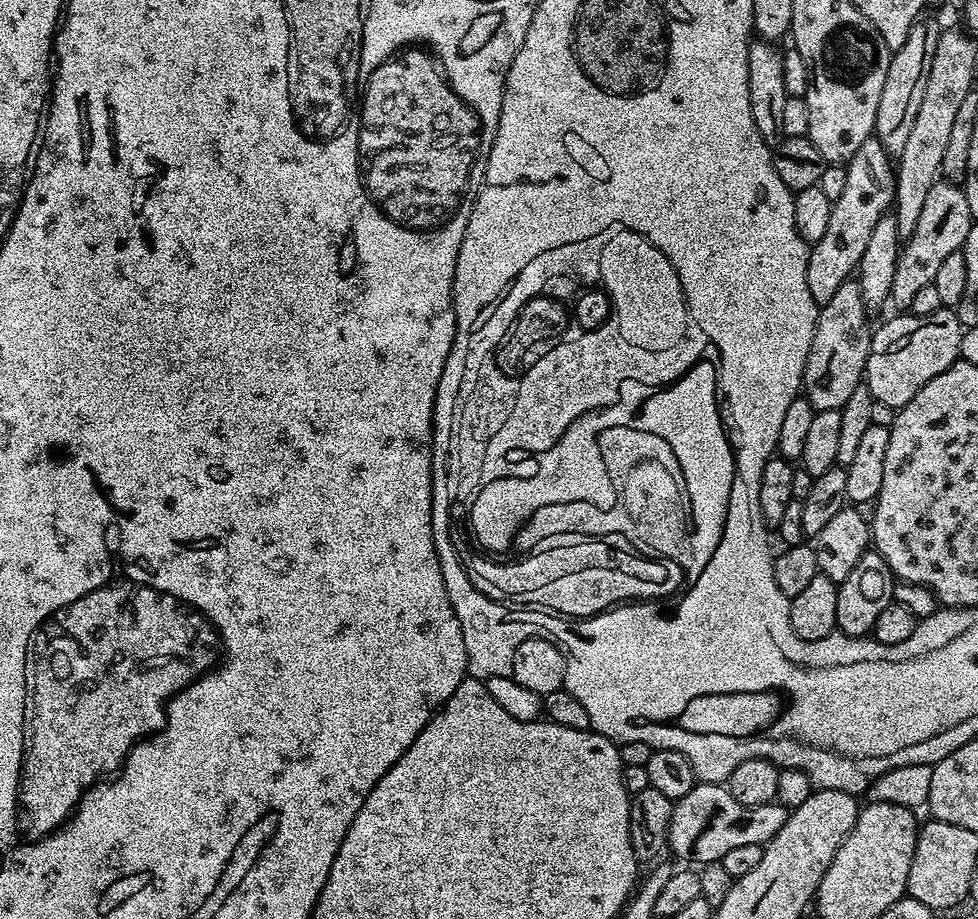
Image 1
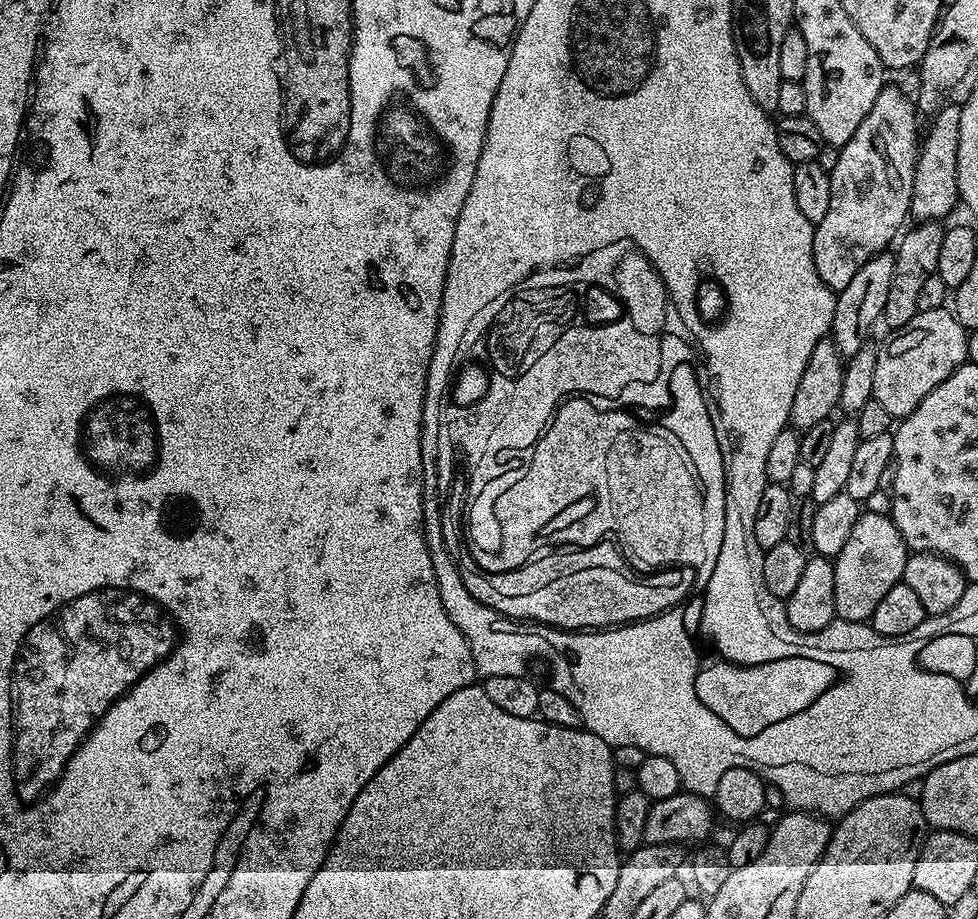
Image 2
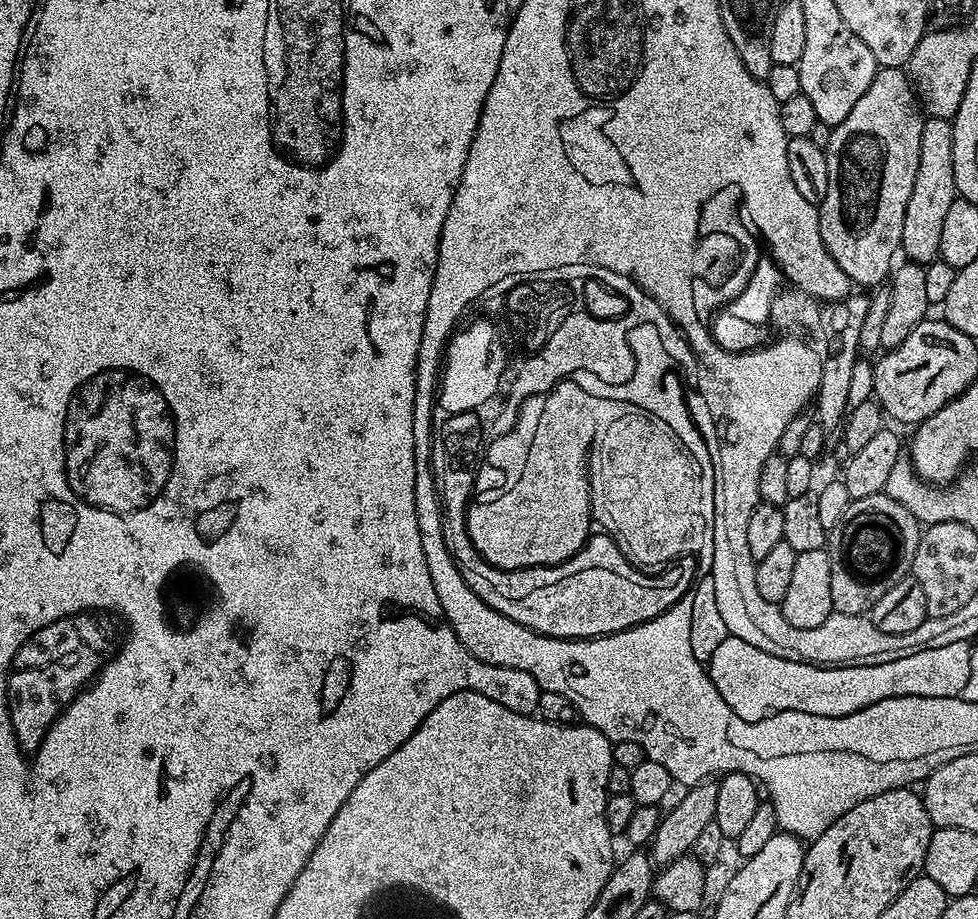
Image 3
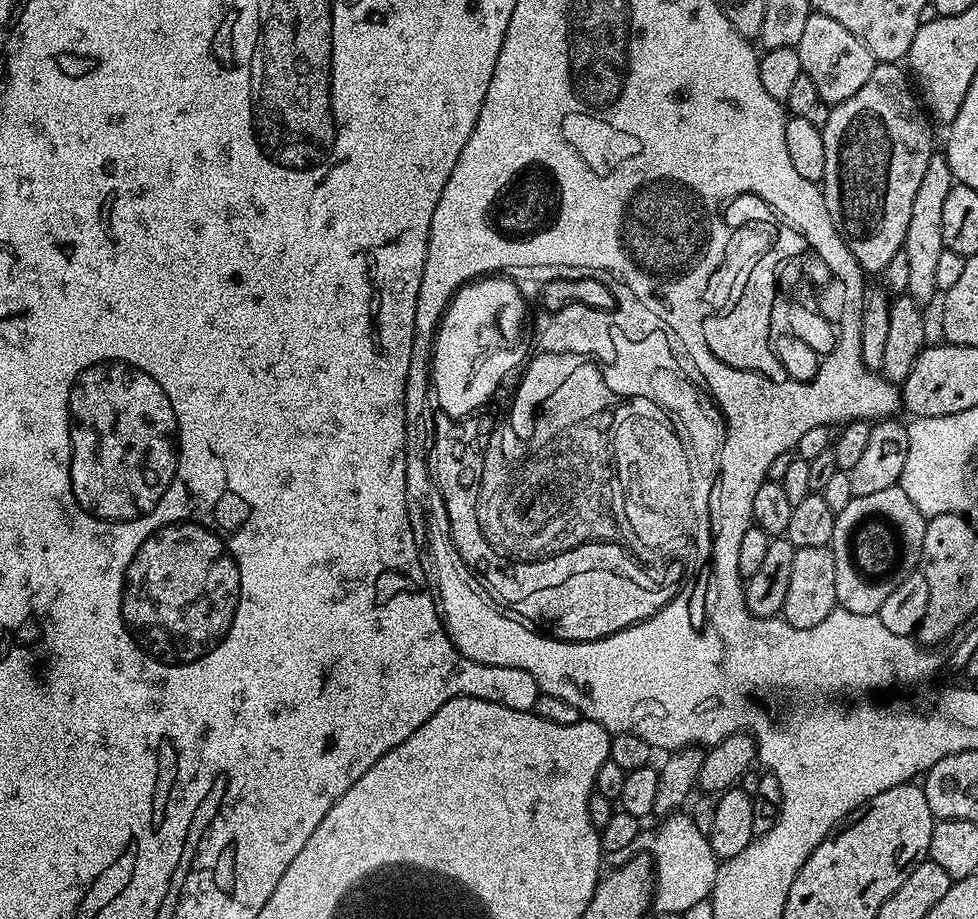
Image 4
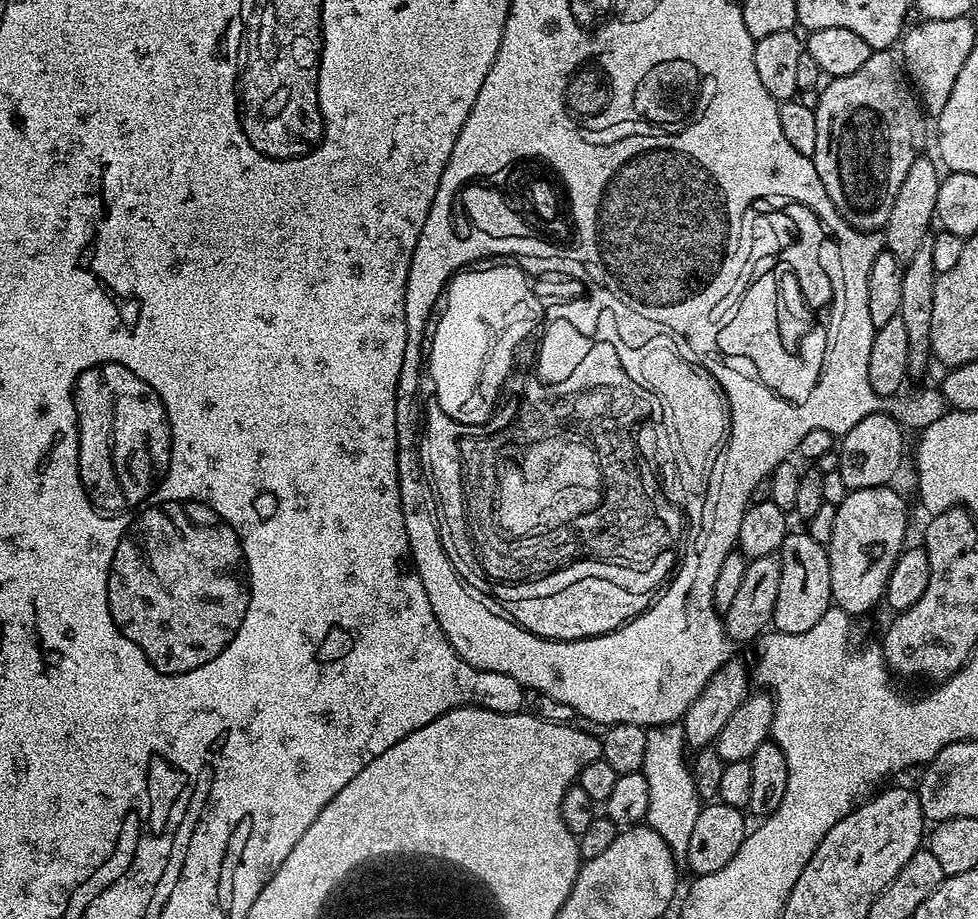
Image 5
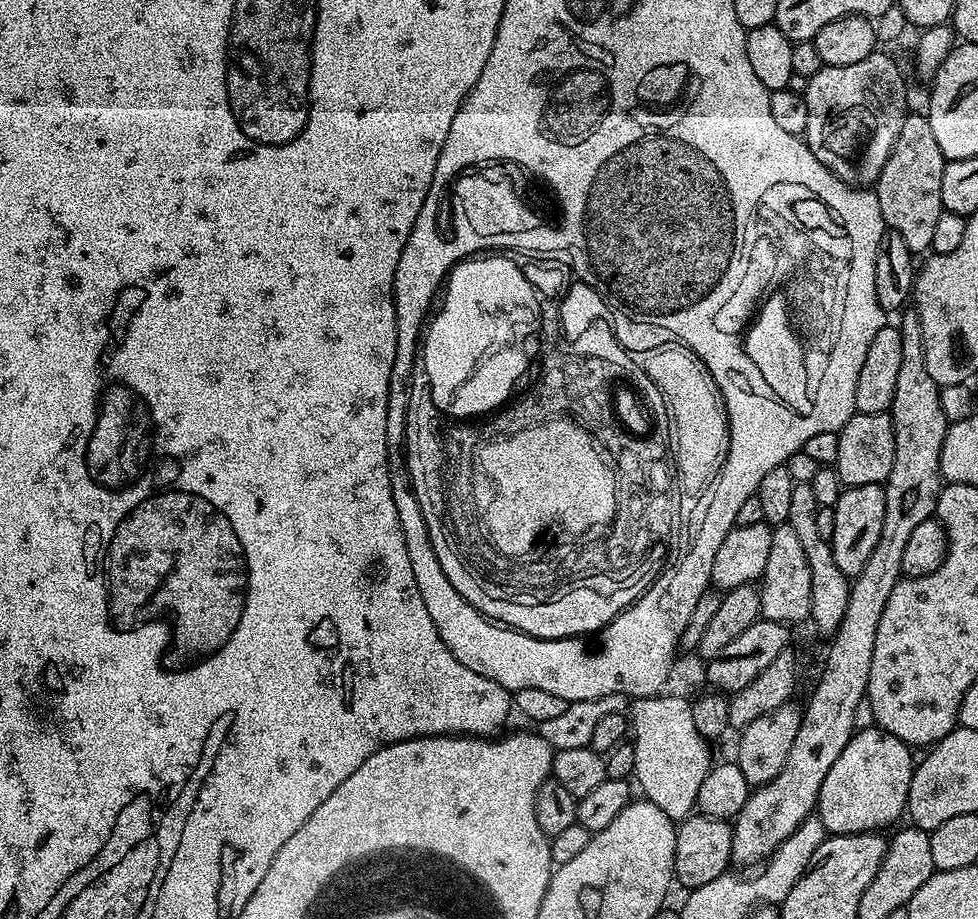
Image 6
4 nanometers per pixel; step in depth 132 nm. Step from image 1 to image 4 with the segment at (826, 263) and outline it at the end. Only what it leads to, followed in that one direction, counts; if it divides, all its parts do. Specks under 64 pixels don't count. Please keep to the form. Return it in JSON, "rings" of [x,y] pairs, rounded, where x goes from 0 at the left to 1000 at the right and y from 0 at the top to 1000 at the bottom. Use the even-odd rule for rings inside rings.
{"rings":[[[916,67],[897,69],[881,98],[869,102],[869,107],[859,113],[850,114],[848,122],[851,123],[840,131],[845,159],[845,185],[840,197],[843,223],[860,267],[864,271],[867,269],[866,277],[874,281],[875,291],[884,298],[903,297],[906,285],[922,273],[926,246],[930,246],[930,224],[955,168],[954,136],[930,90],[929,79],[920,73]]]}

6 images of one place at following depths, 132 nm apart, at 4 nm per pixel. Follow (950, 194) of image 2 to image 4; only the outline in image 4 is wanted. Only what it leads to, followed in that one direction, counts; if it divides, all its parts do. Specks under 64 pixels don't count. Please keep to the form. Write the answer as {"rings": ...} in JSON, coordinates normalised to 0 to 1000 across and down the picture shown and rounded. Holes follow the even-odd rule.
{"rings":[[[954,168],[947,181],[947,189],[943,189],[943,198],[939,202],[939,211],[935,211],[935,220],[930,224],[930,246],[926,246],[926,259],[922,273],[928,286],[928,317],[938,331],[945,333],[953,321],[958,321],[957,287],[960,277],[967,273],[963,263],[963,224],[967,220],[967,211],[971,211],[975,193],[969,171],[965,168]]]}

